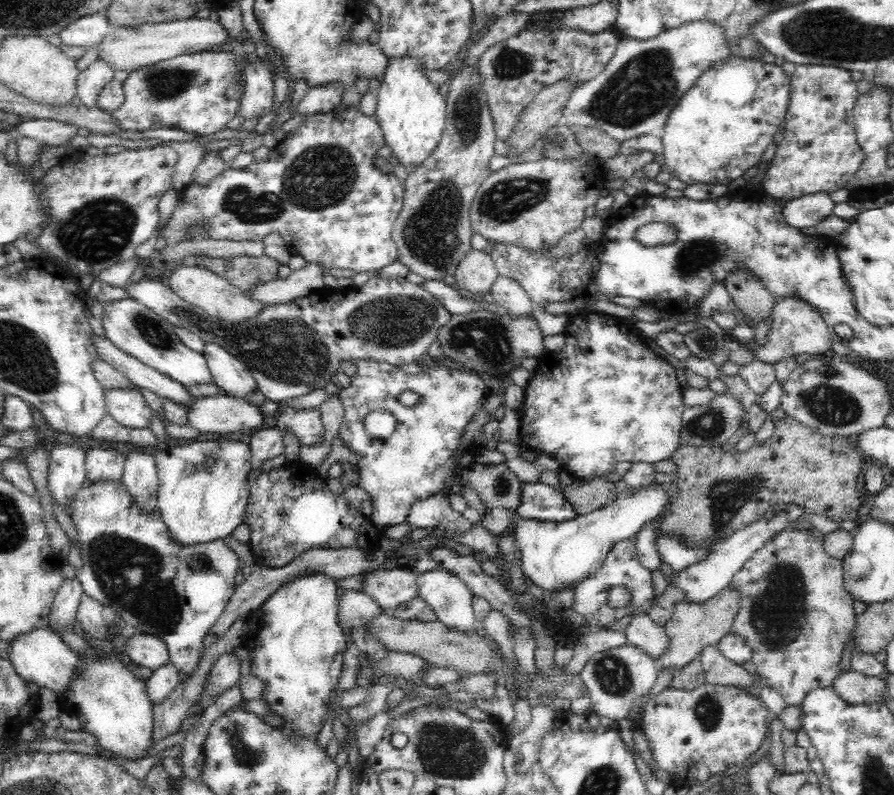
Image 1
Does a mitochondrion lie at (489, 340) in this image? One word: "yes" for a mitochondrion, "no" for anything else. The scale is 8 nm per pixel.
yes

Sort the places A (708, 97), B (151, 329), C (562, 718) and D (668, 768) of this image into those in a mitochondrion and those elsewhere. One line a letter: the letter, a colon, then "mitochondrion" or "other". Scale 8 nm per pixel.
A: other
B: mitochondrion
C: other
D: other

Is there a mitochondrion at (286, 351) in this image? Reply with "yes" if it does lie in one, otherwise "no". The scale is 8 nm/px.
yes

